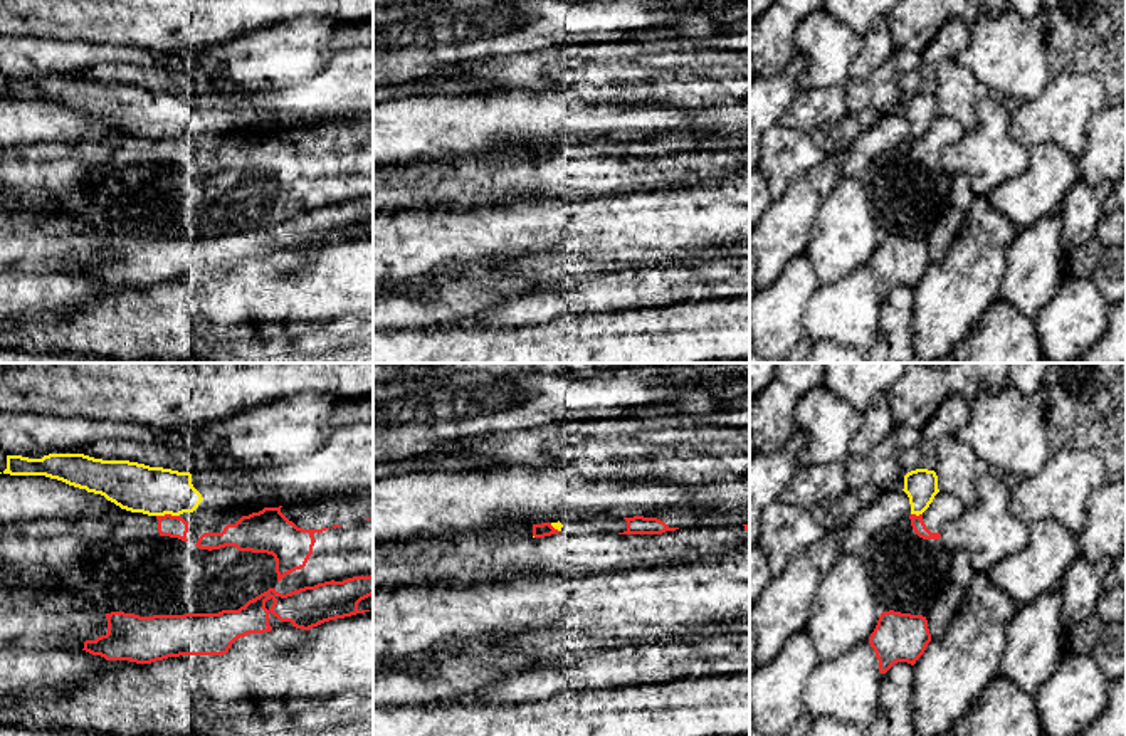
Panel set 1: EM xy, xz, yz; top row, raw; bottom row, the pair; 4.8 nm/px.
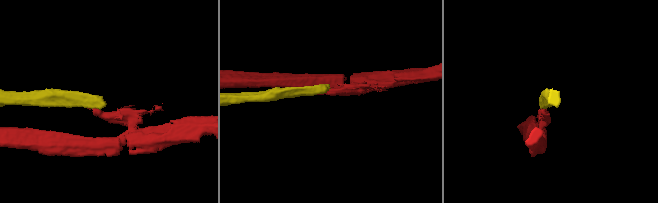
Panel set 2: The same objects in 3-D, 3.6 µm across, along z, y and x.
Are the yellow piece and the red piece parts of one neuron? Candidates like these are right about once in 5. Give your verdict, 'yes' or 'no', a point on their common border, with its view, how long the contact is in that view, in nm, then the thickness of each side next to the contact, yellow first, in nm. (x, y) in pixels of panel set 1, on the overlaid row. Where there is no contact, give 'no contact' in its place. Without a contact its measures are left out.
no | xy (167, 513) | 110 nm | 240/110 nm

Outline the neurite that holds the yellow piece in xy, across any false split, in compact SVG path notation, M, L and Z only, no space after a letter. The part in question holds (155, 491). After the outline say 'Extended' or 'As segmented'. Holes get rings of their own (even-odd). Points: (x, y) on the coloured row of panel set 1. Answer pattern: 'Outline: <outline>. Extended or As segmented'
Outline: M49 454L42 459L7 455L3 474L57 479L101 494L121 509L148 516L193 513L200 502L207 511L235 509L249 516L266 506L313 501L323 496L318 491L289 492L259 487L222 487L202 496L193 487L190 472L129 460L103 460L84 454Z. Extended

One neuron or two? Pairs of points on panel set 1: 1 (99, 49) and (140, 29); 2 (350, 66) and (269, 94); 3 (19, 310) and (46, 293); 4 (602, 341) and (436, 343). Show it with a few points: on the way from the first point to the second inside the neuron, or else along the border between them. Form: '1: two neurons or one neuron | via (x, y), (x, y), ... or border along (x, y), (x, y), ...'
1: two neurons | border along (69, 39), (105, 41), (108, 44)
2: one neuron | via (330, 86), (321, 94), (289, 94)
3: one neuron | via (26, 303), (39, 294)
4: one neuron | via (560, 345), (478, 345)

